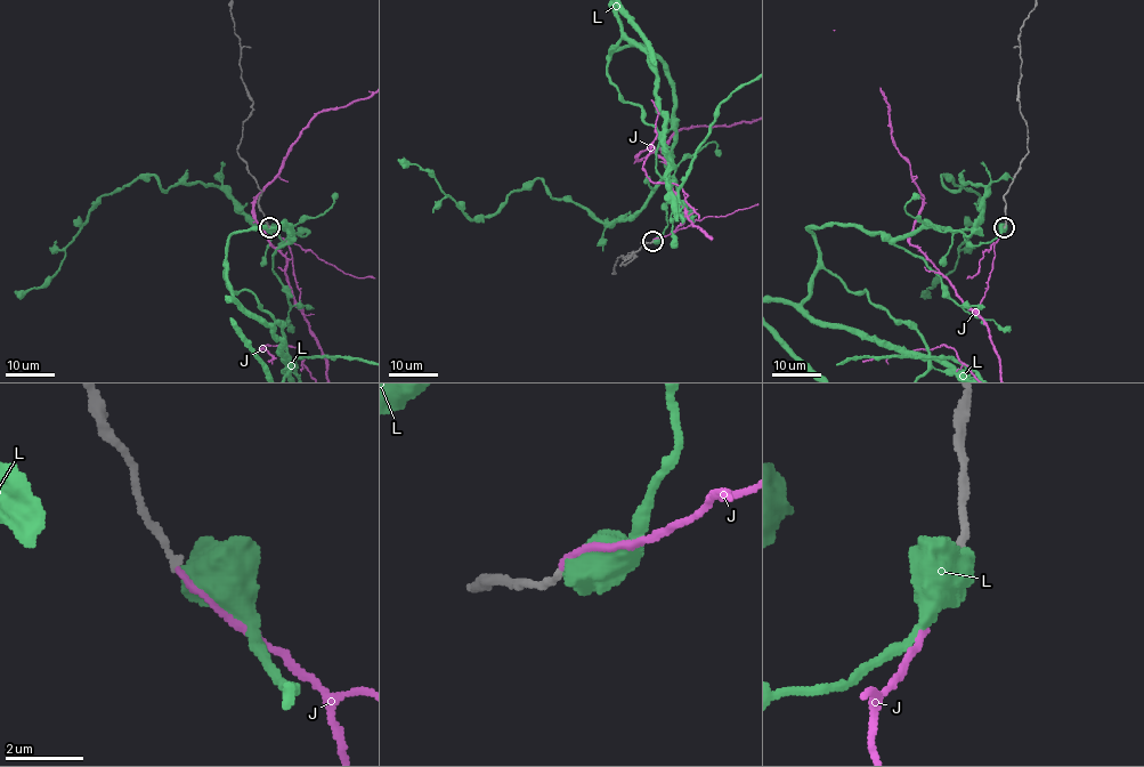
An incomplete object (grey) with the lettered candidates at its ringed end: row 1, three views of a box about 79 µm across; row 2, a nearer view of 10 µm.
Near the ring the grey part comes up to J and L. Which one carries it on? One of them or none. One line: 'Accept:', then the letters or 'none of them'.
Accept: J

